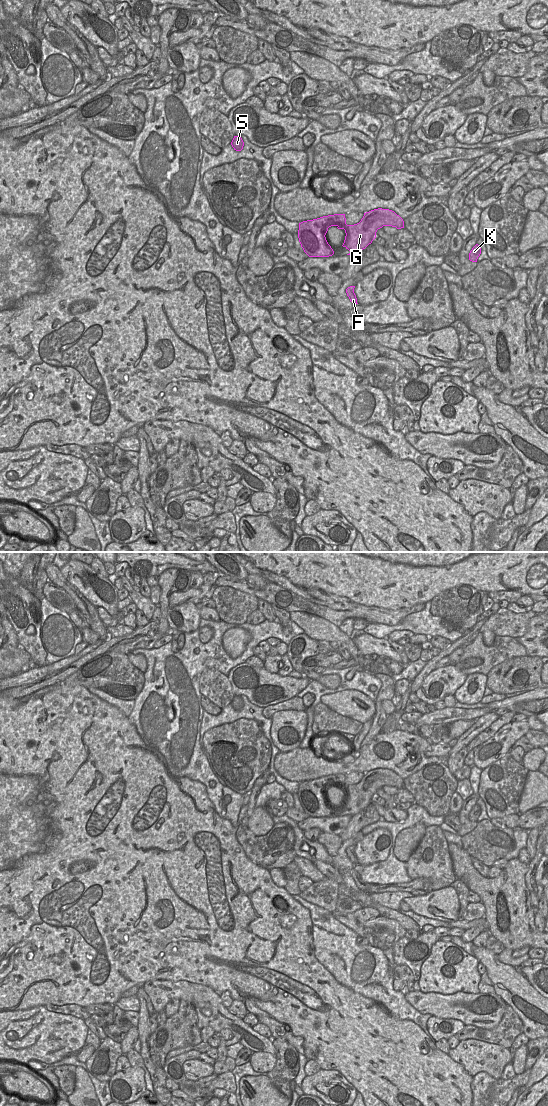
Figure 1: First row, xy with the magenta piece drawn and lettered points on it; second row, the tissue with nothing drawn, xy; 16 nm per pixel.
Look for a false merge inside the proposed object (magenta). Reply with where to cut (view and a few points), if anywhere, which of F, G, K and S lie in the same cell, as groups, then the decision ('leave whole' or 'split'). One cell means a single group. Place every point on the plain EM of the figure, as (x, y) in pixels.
no cut; F G K S; leave whole

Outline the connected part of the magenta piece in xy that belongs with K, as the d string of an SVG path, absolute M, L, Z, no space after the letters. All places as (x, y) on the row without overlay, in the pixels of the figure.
M476 804L469 813L469 820L472 822L477 822L478 817L481 814L481 808Z

